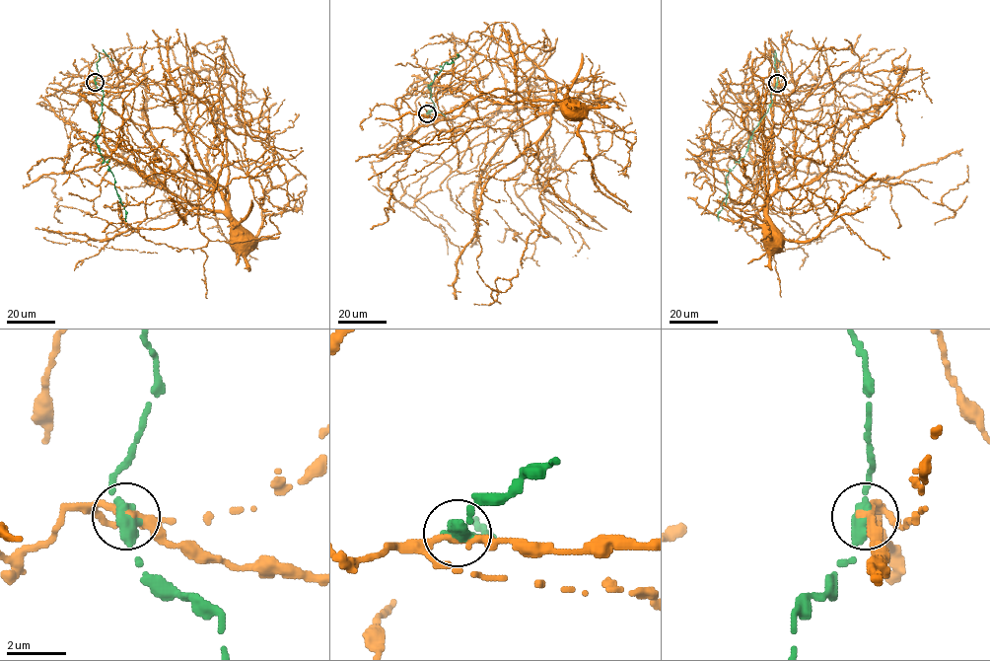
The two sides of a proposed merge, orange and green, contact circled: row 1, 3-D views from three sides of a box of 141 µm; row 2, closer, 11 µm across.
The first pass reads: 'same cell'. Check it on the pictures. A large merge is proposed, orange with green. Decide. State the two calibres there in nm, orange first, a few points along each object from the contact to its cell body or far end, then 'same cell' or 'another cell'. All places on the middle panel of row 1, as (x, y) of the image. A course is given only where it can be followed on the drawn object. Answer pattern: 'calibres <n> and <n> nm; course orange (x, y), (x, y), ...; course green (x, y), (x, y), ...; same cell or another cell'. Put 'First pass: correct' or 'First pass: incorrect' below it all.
calibres 280 and 550 nm; course orange (427, 113), (449, 38), (554, 47), (533, 101), (569, 201), (537, 178), (564, 107); course green (427, 113), (435, 108), (428, 85), (446, 62), (450, 64), (459, 55); another cell
First pass: incorrect

